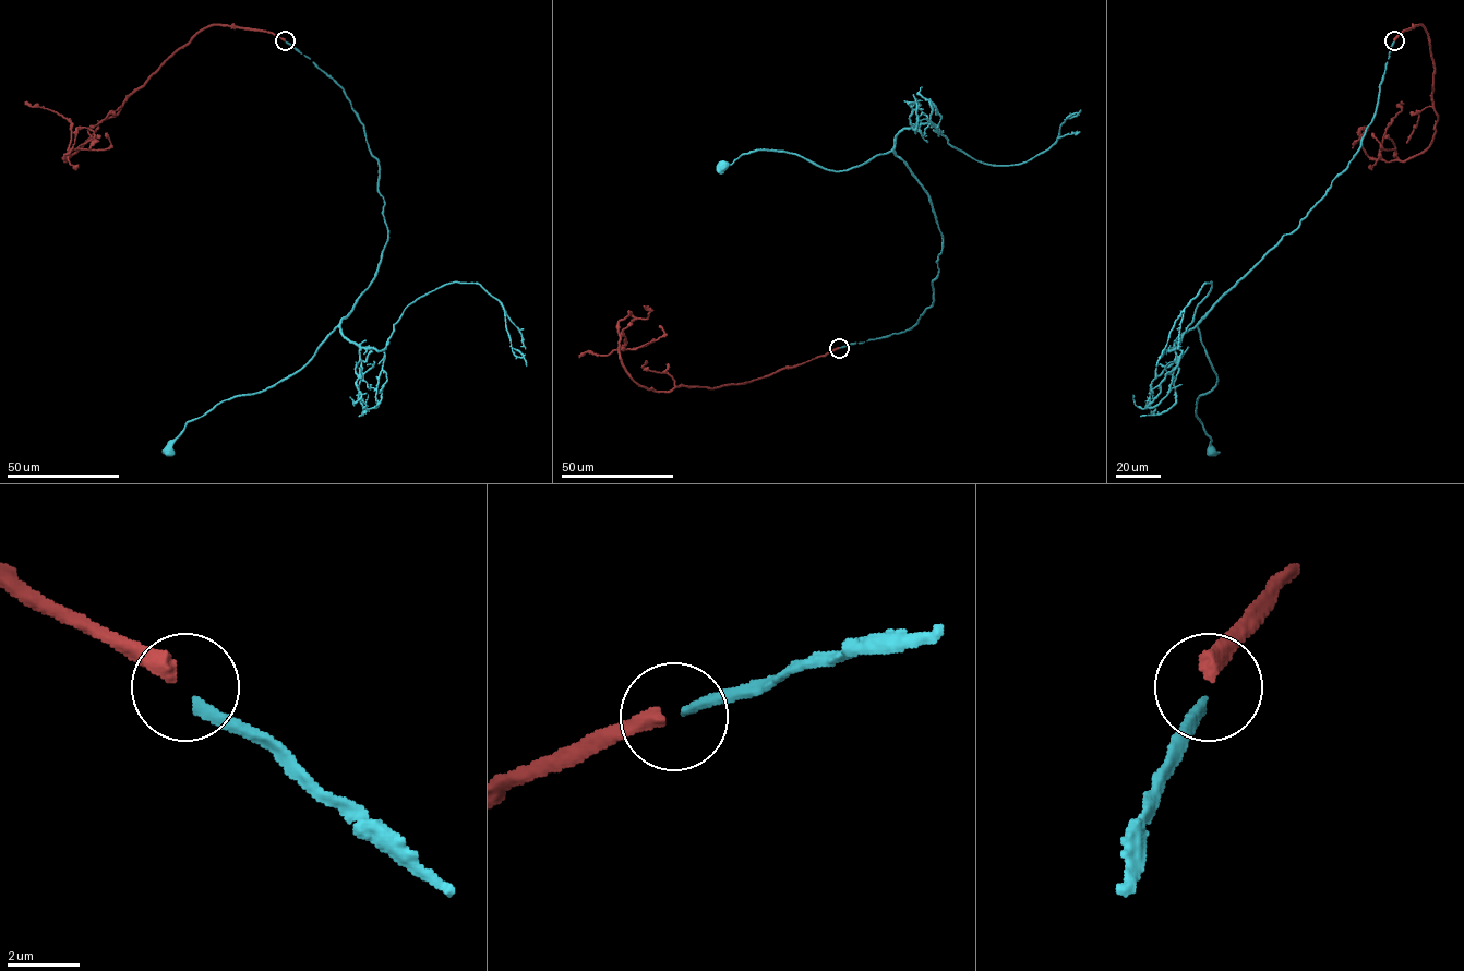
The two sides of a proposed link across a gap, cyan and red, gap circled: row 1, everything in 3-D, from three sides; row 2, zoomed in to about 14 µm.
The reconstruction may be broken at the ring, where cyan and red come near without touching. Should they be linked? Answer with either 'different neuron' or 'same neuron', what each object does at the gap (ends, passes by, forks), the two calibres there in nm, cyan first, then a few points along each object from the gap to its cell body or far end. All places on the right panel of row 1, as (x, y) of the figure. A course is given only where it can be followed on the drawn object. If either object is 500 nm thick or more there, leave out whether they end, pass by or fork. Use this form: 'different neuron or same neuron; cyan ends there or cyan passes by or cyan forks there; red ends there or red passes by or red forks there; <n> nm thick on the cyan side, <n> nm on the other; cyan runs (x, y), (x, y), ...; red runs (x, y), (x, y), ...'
different neuron; cyan ends there; red ends there; 300 nm thick on the cyan side, 460 nm on the other; cyan runs (1394, 42), (1372, 120), (1348, 166), (1299, 226), (1197, 325), (1218, 380), (1197, 403), (1211, 452); red runs (1394, 40), (1414, 25), (1426, 30), (1438, 119), (1423, 152), (1386, 162), (1380, 148), (1386, 128), (1403, 104)

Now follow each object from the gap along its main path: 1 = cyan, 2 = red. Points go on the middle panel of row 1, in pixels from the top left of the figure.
1: (840, 348), (904, 331), (932, 304), (943, 235), (922, 184), (892, 151), (835, 171), (774, 151), (722, 165)
2: (839, 348), (743, 383), (669, 392), (631, 376), (620, 358), (622, 334), (625, 344), (607, 355), (579, 357)

